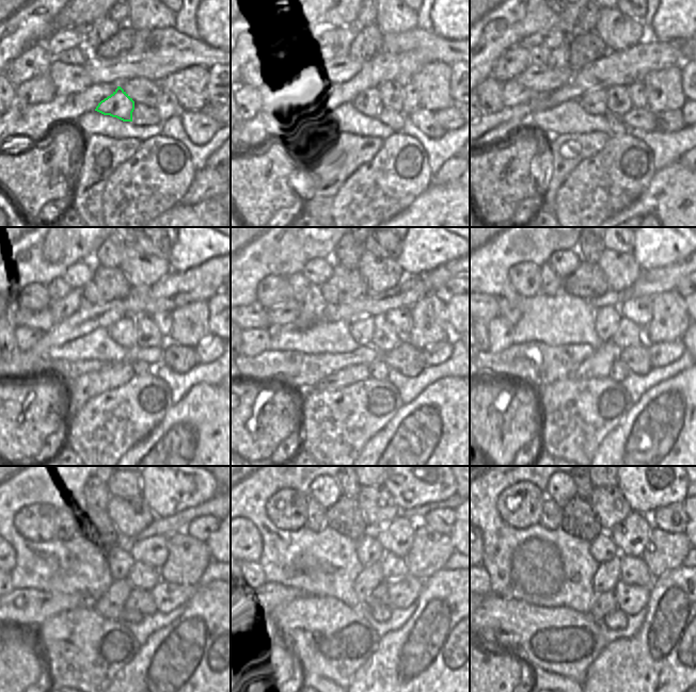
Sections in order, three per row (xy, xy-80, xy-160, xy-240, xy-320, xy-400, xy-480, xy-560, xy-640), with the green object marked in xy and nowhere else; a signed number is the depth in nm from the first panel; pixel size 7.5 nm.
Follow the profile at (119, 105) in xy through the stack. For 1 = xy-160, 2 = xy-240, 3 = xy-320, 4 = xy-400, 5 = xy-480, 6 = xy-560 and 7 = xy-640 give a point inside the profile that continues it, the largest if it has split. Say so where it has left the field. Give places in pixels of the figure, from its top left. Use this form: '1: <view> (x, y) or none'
1: xy-160 (596, 101)
2: xy-240 (124, 332)
3: xy-320 (363, 328)
4: xy-400 (607, 319)
5: xy-480 (121, 560)
6: xy-560 (368, 550)
7: xy-640 (603, 548)

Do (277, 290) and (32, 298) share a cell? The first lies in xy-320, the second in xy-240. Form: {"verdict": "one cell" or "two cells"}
{"verdict": "one cell"}

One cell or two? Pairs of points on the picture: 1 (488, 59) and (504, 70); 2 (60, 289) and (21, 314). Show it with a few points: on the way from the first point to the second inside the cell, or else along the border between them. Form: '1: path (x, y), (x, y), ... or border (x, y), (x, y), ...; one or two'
1: border (505, 52), (495, 63), (490, 74); two
2: path (50, 293), (31, 304); one

